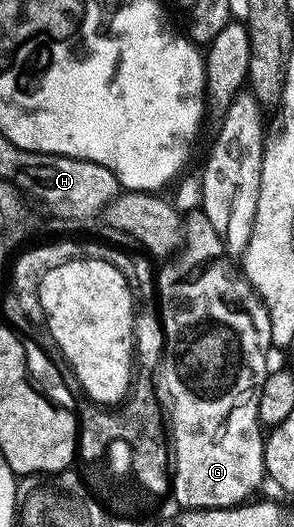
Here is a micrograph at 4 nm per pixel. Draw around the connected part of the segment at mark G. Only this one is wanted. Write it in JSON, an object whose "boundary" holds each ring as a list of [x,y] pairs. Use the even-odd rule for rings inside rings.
{"boundary":[[[223,264],[209,265],[192,280],[178,280],[173,273],[160,271],[157,276],[157,307],[159,319],[163,322],[163,350],[157,376],[161,381],[161,400],[169,421],[173,496],[175,494],[178,507],[183,510],[234,508],[254,497],[259,483],[264,483],[264,440],[221,442],[207,440],[207,436],[211,436],[211,428],[219,428],[219,420],[227,416],[231,404],[239,404],[255,384],[265,382],[269,371],[267,351],[273,348],[267,307],[242,275],[233,276]]]}

